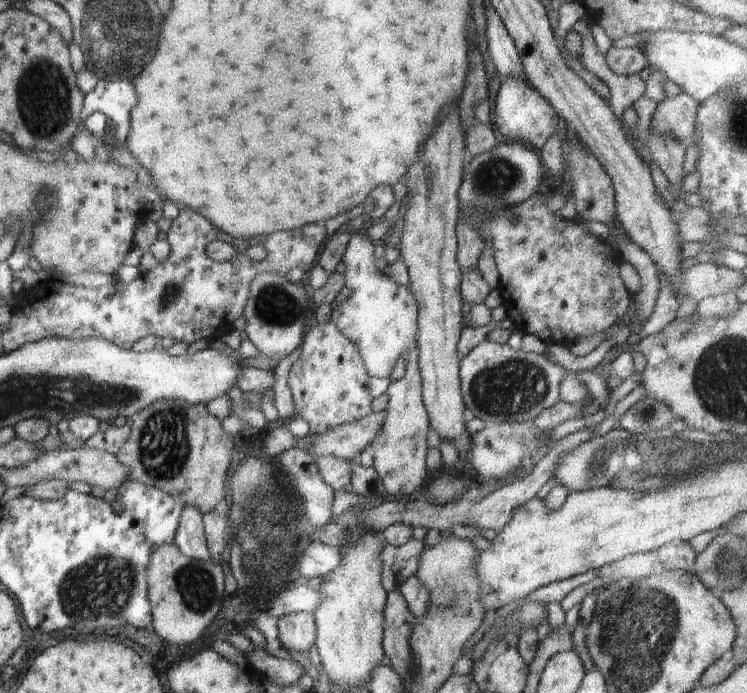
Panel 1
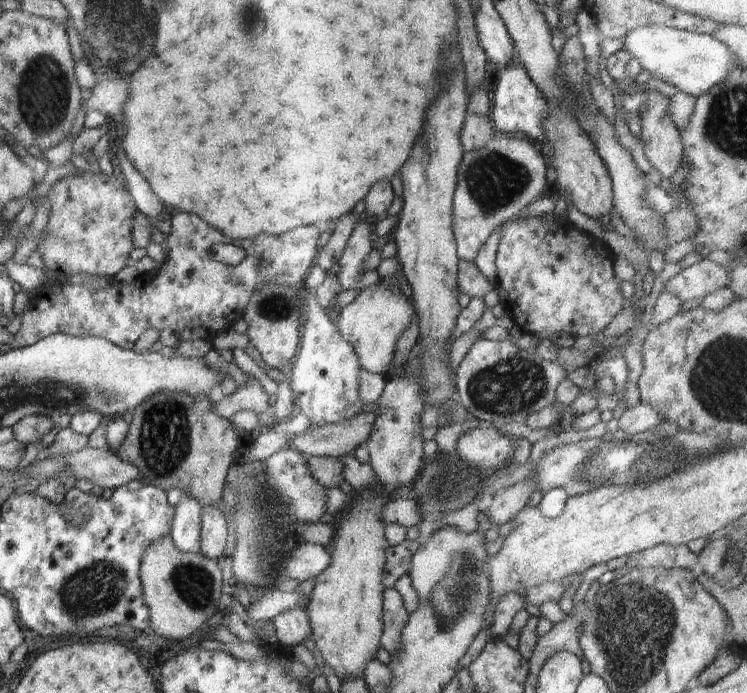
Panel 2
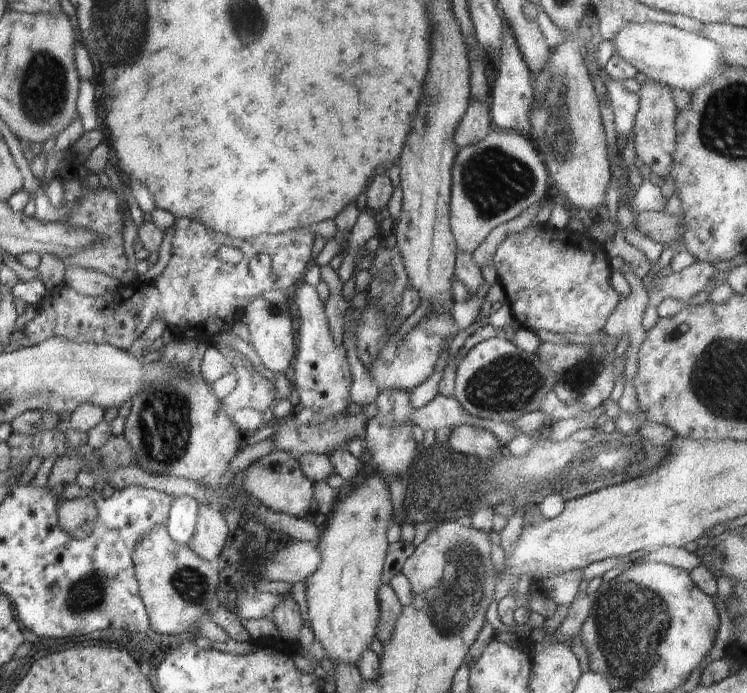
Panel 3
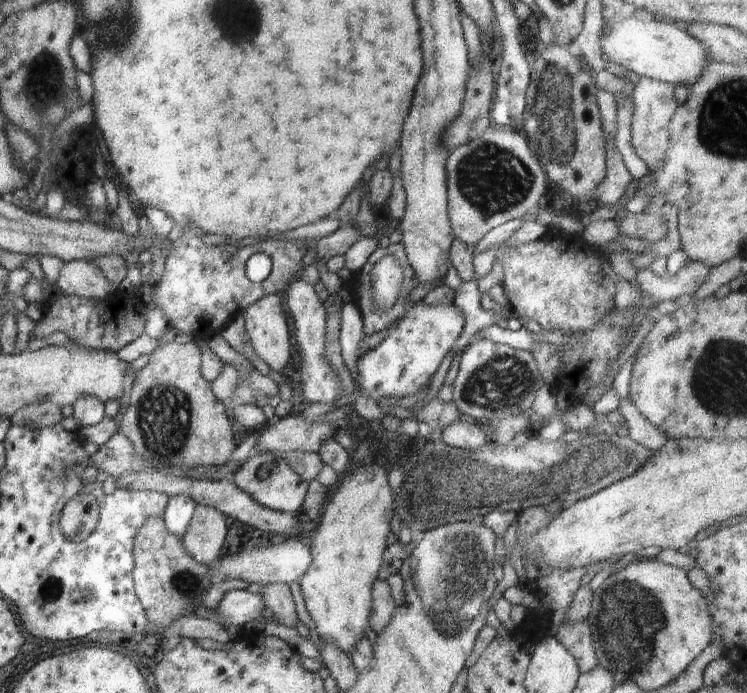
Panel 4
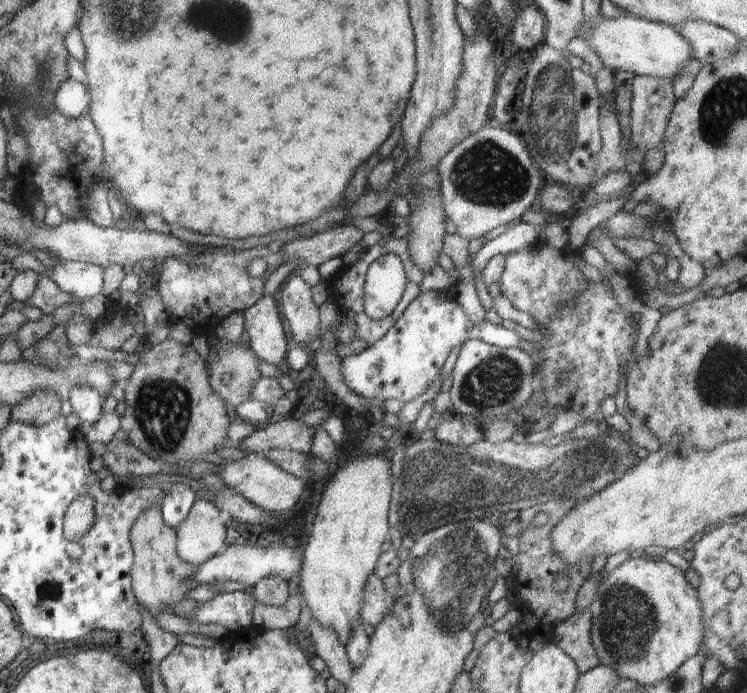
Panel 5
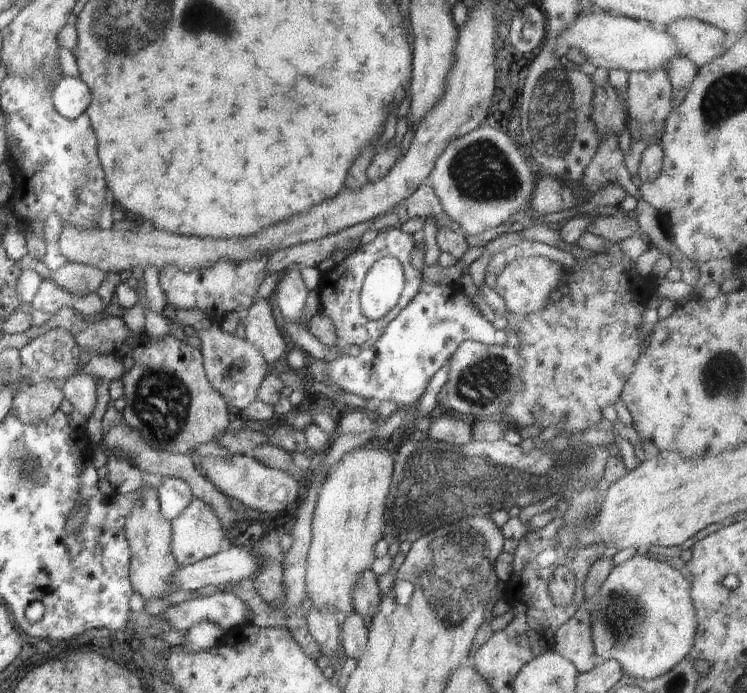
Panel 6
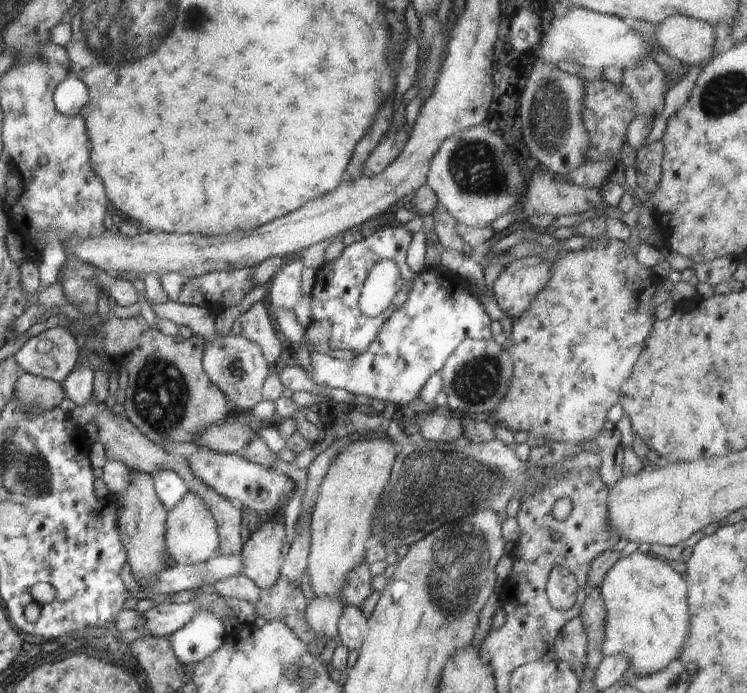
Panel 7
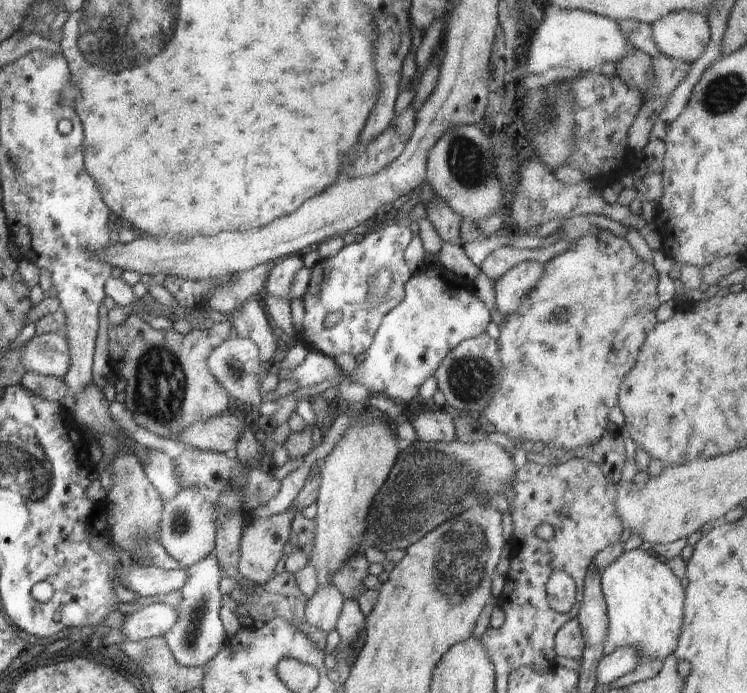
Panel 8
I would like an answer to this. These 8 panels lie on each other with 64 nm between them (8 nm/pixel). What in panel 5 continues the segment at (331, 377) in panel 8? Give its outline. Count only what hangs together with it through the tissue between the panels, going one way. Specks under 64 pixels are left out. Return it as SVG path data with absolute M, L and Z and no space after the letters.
M454 287L445 290L443 294L434 290L422 292L413 302L408 304L394 326L378 342L370 345L360 354L342 359L342 378L350 386L350 390L354 390L356 394L366 400L373 398L383 401L393 399L408 403L428 390L432 380L438 376L440 369L443 368L451 350L469 339L479 339L487 344L492 344L492 346L503 348L520 348L519 344L524 339L512 329L508 330L502 325L494 325L488 321L472 326L464 314L462 306L455 301L455 298Z

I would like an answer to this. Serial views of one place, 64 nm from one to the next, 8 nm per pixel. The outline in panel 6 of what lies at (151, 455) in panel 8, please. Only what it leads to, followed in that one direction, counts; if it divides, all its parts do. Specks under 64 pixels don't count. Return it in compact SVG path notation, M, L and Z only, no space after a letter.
M165 476L156 490L162 516L168 522L174 520L194 498L190 486L184 480L172 476Z

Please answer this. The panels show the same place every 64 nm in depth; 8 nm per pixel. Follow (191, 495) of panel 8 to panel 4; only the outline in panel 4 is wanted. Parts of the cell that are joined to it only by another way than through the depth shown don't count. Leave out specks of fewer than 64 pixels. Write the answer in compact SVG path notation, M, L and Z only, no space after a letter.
M196 504L194 516L181 542L196 562L212 565L219 559L227 533L224 515L212 505Z

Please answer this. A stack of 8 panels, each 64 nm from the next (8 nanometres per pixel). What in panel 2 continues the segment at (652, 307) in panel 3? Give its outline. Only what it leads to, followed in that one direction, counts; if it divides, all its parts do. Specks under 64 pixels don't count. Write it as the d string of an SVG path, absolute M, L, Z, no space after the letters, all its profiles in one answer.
M697 257L680 274L672 276L666 282L665 288L684 302L704 299L724 286L730 286L730 270L725 270L706 258Z

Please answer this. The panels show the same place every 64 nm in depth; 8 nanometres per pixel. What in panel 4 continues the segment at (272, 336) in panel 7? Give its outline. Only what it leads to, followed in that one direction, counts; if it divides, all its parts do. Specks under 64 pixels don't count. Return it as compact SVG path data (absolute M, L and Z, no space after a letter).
M273 293L266 294L243 313L249 344L254 347L256 355L269 366L270 370L277 373L282 373L287 364L293 361L294 344L290 342L286 312L287 307L284 306L280 294Z

